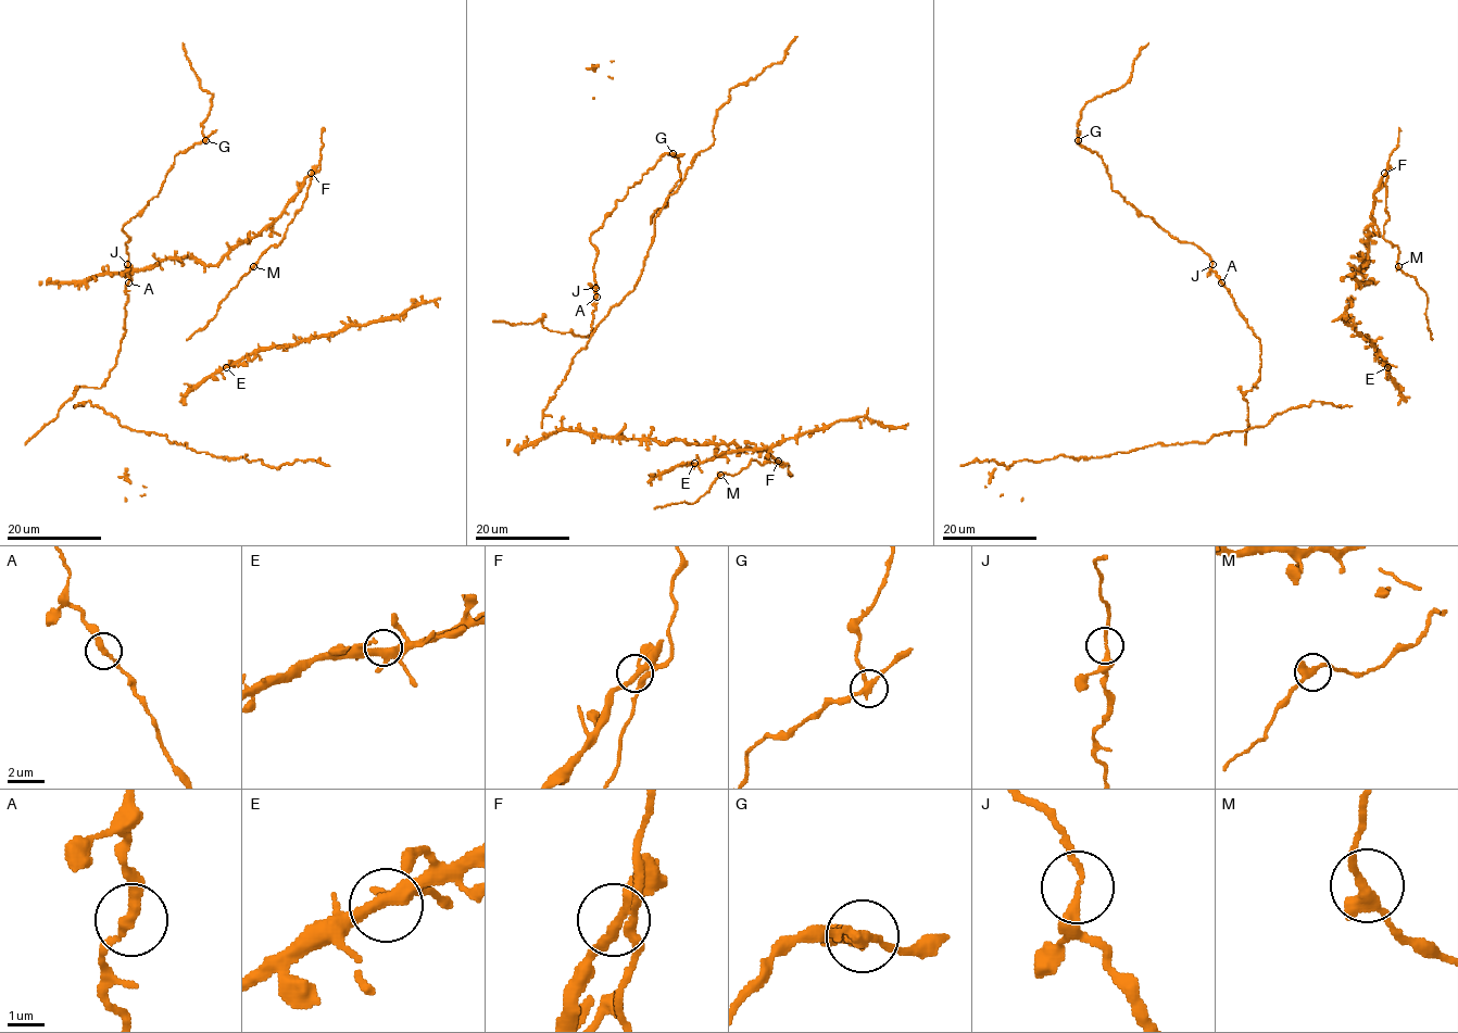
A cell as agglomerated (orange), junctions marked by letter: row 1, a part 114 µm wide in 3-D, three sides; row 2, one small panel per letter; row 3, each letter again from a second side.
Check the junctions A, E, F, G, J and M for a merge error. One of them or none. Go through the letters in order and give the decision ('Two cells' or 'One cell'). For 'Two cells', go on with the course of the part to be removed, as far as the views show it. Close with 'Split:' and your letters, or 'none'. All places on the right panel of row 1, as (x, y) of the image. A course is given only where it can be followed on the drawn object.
A: One cell
E: One cell
F: One cell
G: Two cells. Course of the part to remove: (1078, 140), (1078, 122), (1083, 106), (1121, 87), (1130, 78), (1139, 52), (1148, 42)
J: One cell
M: One cell
Split: G

